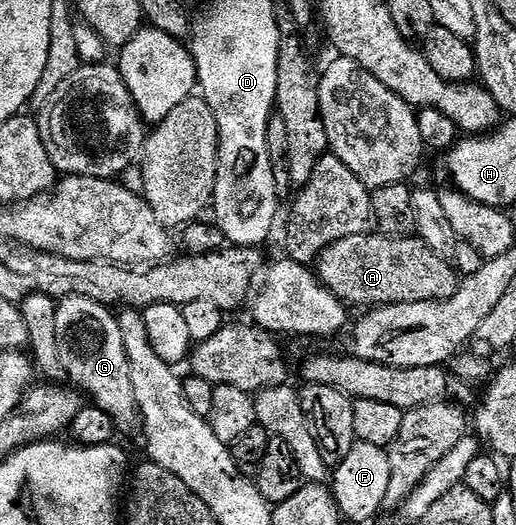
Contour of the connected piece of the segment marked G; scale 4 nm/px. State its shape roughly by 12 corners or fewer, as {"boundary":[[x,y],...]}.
{"boundary":[[57,301],[69,381],[125,431],[139,421],[118,314]]}

